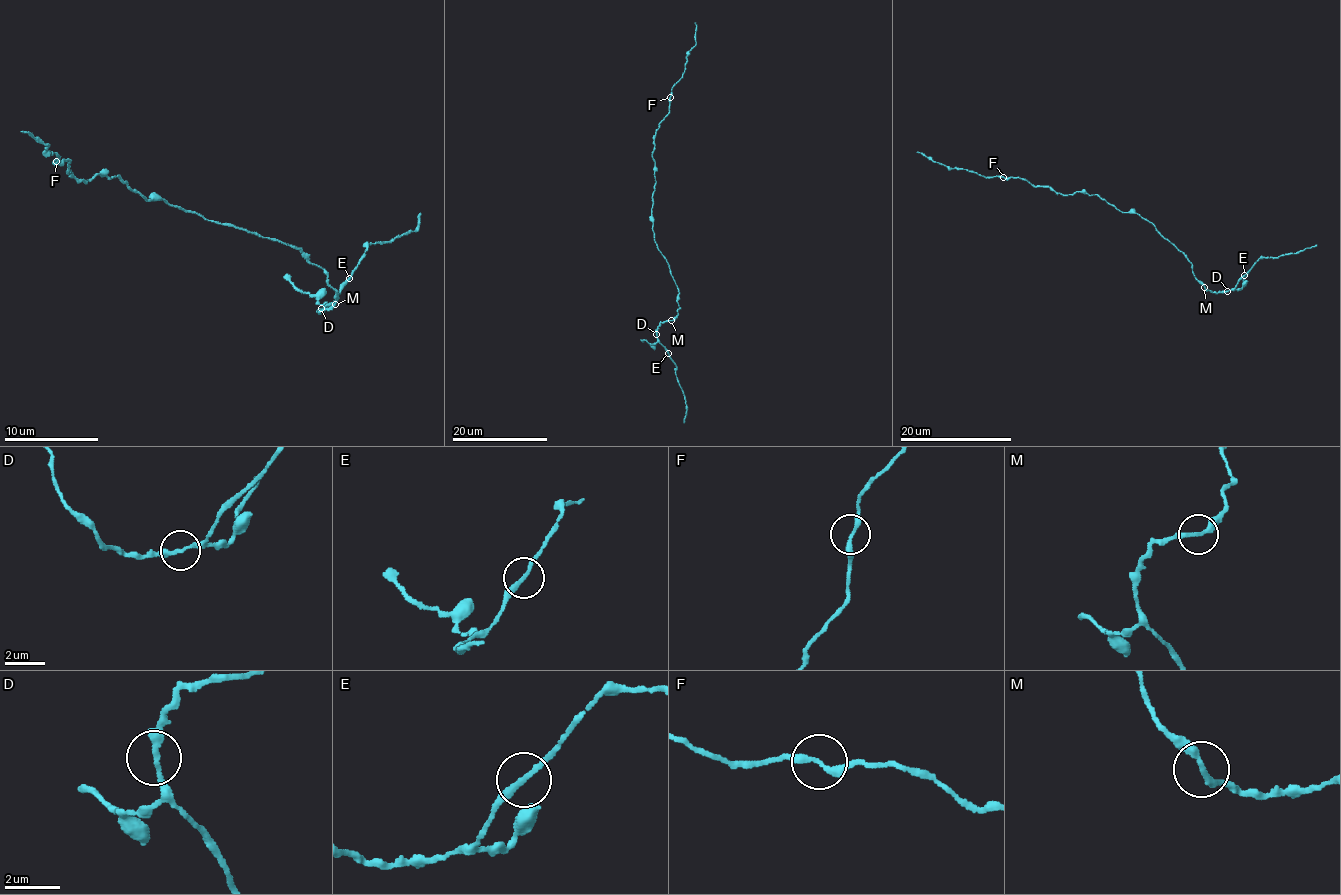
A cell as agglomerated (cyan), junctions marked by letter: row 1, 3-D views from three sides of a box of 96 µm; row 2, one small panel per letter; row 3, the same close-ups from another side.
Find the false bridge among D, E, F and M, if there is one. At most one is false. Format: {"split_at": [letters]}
{"split_at": []}

